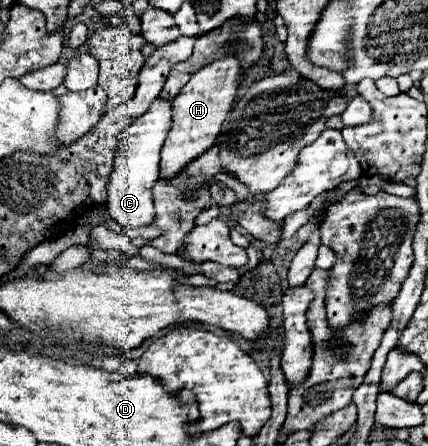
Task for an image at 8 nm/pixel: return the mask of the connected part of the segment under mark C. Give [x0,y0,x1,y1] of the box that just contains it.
[107,99,173,227]

